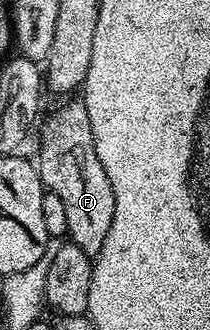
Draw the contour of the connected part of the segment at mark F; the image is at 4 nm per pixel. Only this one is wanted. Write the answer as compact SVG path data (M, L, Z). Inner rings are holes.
M85 99L67 100L70 101L60 105L46 121L41 121L42 141L38 144L36 167L43 189L57 194L64 205L64 214L68 217L66 236L69 243L80 246L84 254L93 258L98 255L100 246L104 246L104 238L108 238L114 213L114 195L108 174L104 174L104 166L100 166L100 158L96 154Z

